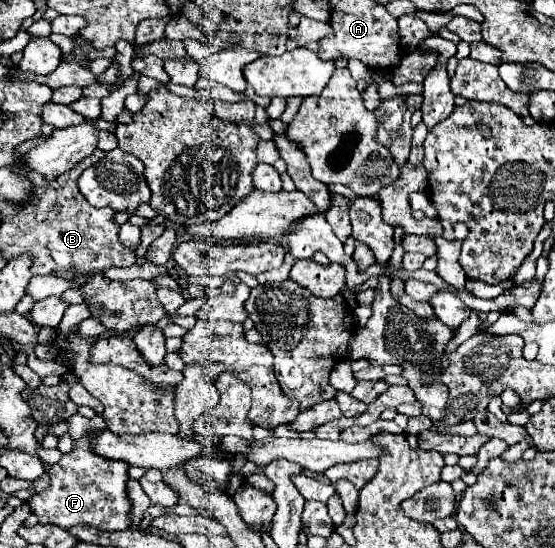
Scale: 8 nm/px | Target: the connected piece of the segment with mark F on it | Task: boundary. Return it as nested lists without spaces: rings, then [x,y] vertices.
[[[83,435],[75,441],[69,455],[49,467],[49,487],[29,499],[39,523],[51,523],[63,529],[91,525],[101,531],[123,531],[131,527],[131,499],[127,495],[129,463],[97,455],[93,451],[93,439],[91,435]]]

